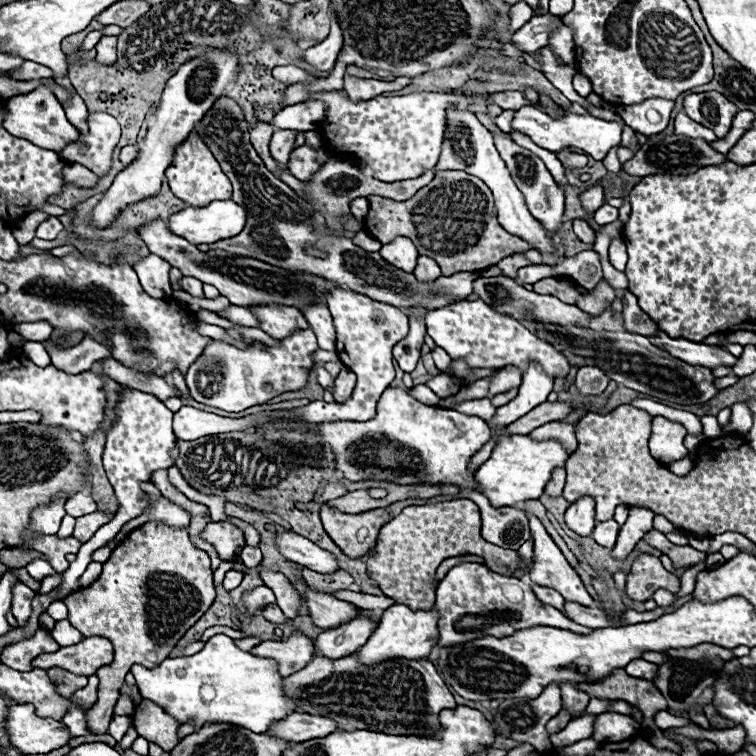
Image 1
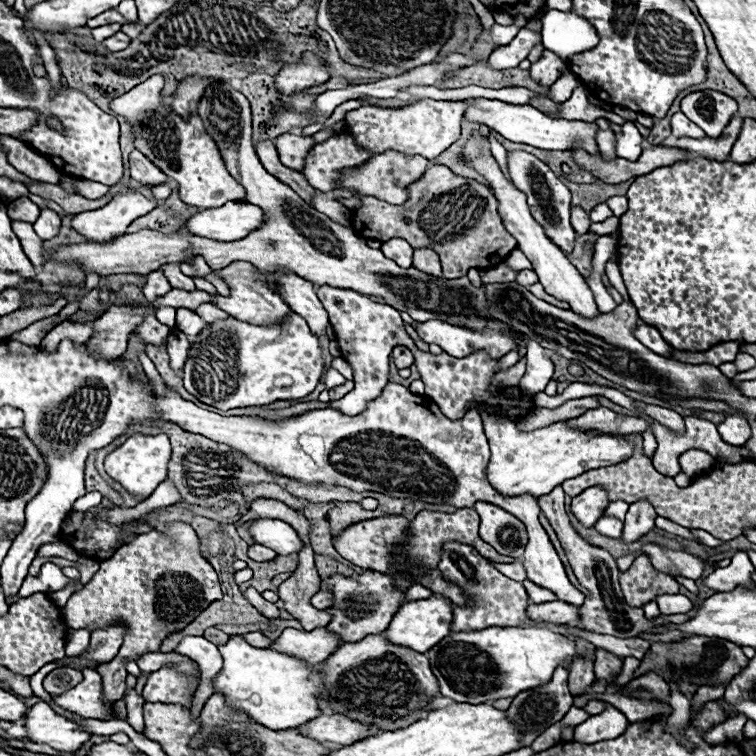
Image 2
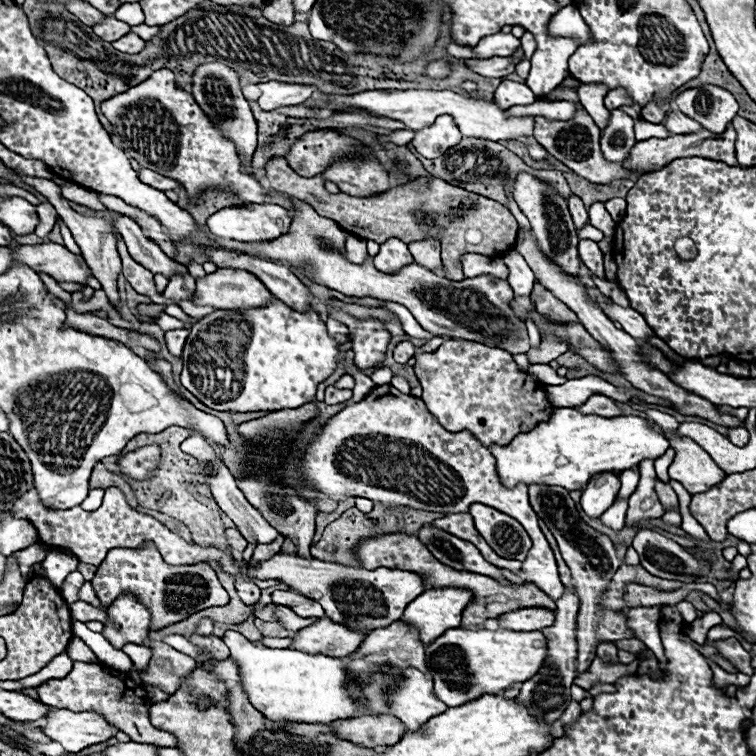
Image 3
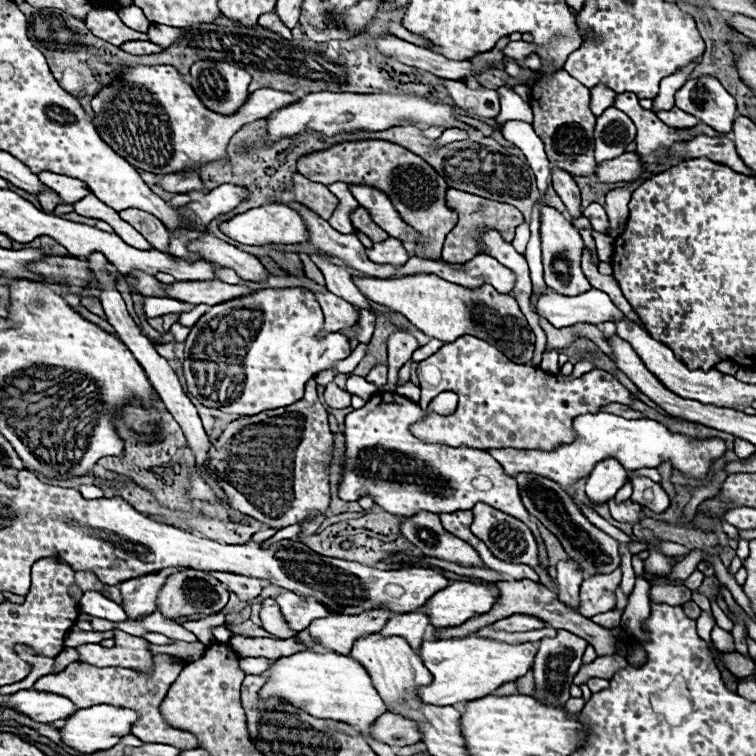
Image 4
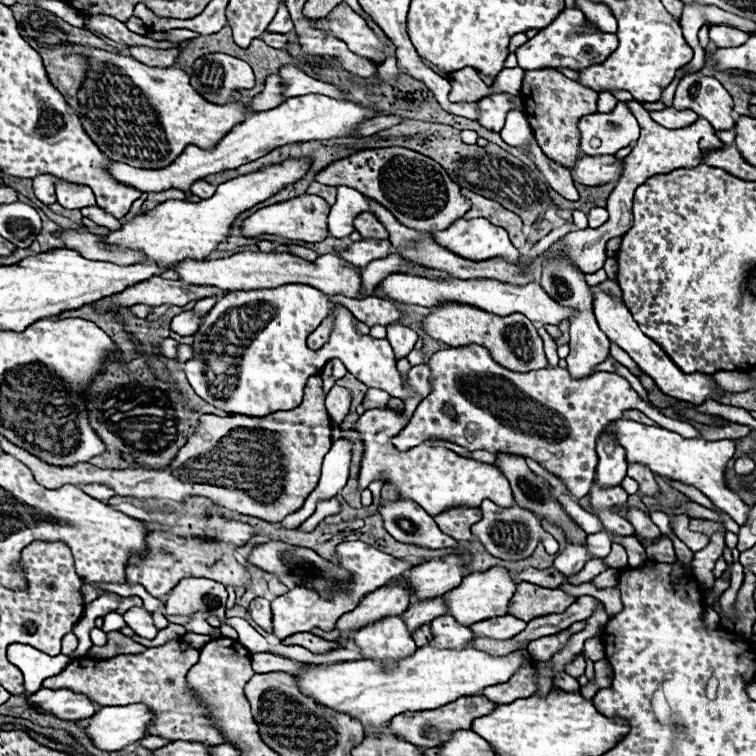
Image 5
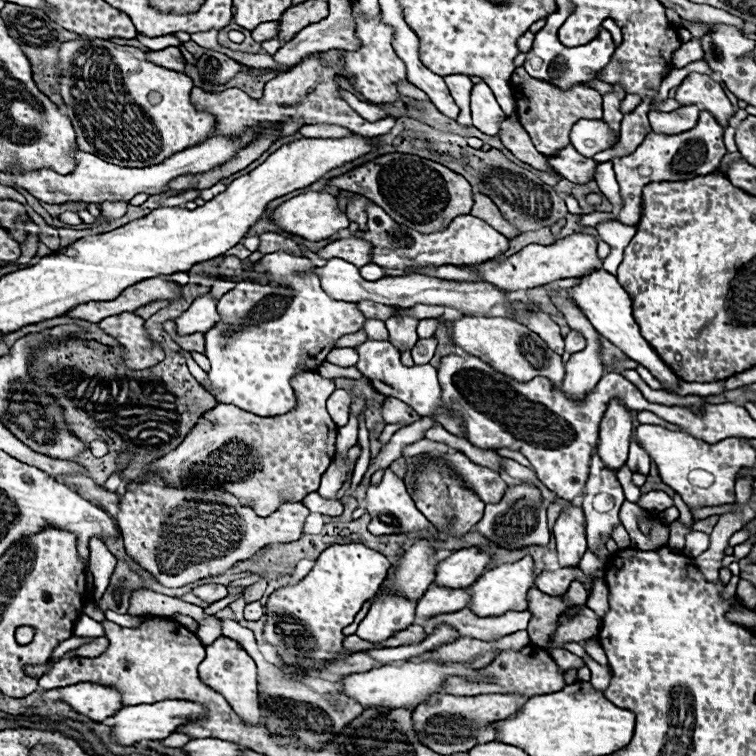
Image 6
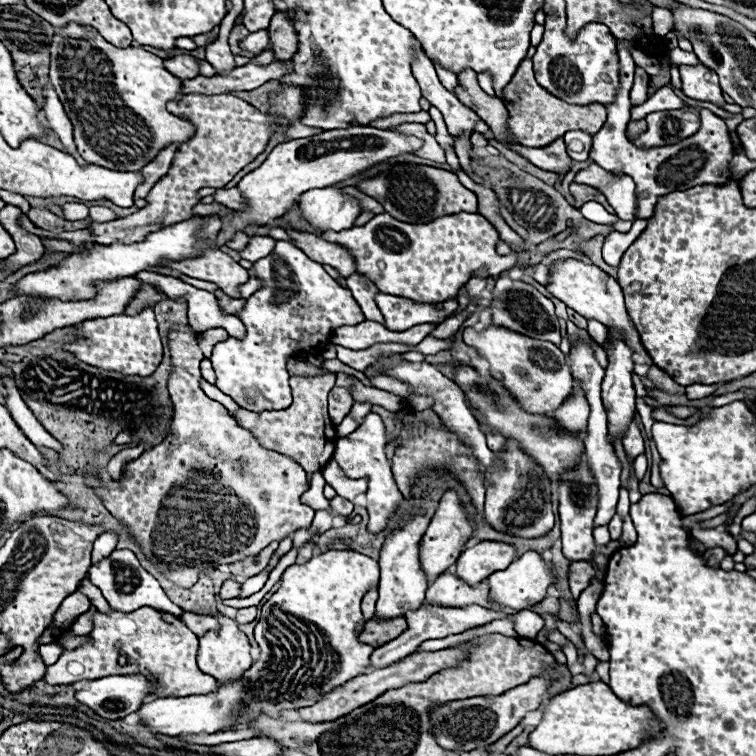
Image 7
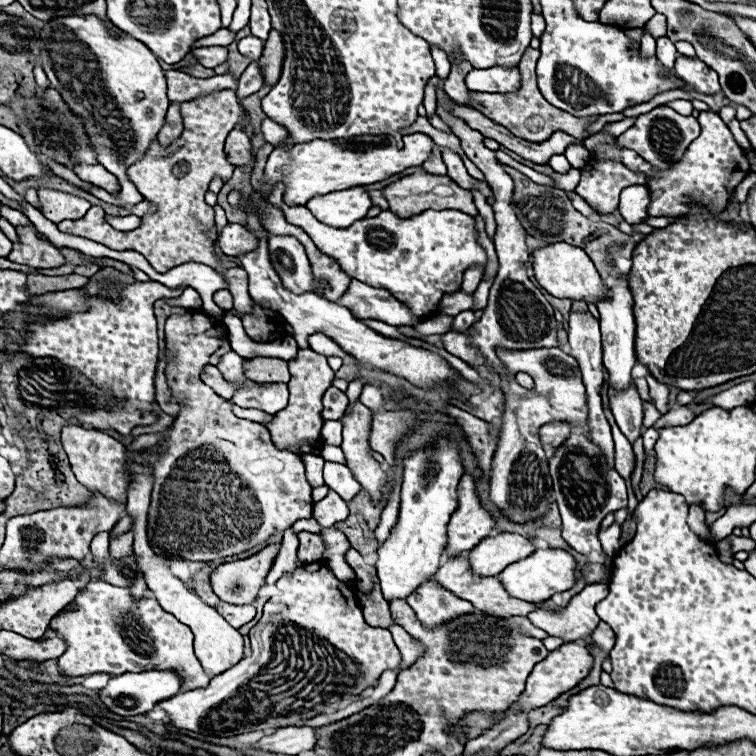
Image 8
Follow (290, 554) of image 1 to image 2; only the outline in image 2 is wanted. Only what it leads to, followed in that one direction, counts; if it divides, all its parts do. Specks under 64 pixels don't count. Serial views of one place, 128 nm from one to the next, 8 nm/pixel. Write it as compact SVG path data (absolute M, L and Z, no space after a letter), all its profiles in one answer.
M258 518L256 522L252 522L250 532L258 544L272 548L278 556L298 554L304 548L304 542L296 534L296 530L282 520Z

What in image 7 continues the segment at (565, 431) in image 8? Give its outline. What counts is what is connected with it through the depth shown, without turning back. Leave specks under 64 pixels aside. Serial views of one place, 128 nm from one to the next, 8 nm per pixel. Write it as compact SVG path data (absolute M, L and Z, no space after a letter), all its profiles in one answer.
M574 380L572 394L568 396L568 400L564 400L564 404L552 416L556 416L556 420L560 420L564 428L572 428L572 432L584 432L588 414L590 414L590 404L584 396L580 380Z

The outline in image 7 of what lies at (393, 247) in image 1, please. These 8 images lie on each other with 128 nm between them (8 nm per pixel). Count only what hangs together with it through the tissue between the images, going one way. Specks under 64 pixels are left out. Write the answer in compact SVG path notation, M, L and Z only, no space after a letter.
M284 226L284 228L296 240L296 246L300 250L304 250L306 256L310 256L312 260L316 260L320 264L330 264L344 278L356 272L356 260L348 248L334 244L334 242L326 242L314 234L308 234L308 232L294 232L288 226Z

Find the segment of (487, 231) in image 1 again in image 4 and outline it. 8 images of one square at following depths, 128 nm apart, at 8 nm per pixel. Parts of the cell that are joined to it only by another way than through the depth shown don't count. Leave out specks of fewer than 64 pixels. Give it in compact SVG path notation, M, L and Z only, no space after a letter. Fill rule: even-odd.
M298 172L292 176L290 194L296 202L308 206L324 220L330 220L330 216L338 206L338 198L328 190L328 186L324 186L320 182L312 182ZM454 188L446 190L446 206L458 214L458 224L448 234L444 242L444 250L442 250L442 260L446 262L464 262L476 256L480 252L480 244L478 244L480 230L498 230L506 242L512 242L516 226L524 222L524 216L510 204L486 200L486 198L480 198L480 196L462 192L462 190L454 190ZM358 206L358 208L350 214L350 222L352 222L352 226L354 226L356 232L366 234L372 242L380 242L380 240L386 240L386 238L388 238L388 234L372 220L372 216L368 214L368 210L362 208L362 206Z

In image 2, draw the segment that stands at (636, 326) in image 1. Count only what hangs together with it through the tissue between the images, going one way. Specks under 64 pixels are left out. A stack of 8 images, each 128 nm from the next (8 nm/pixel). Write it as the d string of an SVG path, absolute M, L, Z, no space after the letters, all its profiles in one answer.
M608 262L608 264L606 264L606 274L608 274L608 278L610 278L610 284L626 298L626 302L630 302L630 298L628 298L628 294L626 294L626 288L624 288L624 280L622 280L620 270L618 270L618 264Z

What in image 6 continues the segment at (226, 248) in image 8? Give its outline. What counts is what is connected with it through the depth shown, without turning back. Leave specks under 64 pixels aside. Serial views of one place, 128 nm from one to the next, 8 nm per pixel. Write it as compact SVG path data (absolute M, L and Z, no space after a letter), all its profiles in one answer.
M266 232L266 234L260 236L260 248L258 248L258 252L268 254L268 252L278 252L278 250L284 250L284 252L290 252L290 254L296 254L296 256L298 254L304 256L304 252L300 250L300 246L294 240L290 240L290 238L284 238L284 236L274 234L274 232Z

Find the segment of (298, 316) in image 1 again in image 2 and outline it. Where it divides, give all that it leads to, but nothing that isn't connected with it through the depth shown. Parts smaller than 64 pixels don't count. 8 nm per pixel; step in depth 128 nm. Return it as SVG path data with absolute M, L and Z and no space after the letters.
M230 264L228 268L220 270L220 276L224 276L228 280L228 286L232 288L232 296L216 296L216 306L224 308L230 316L250 322L250 324L280 324L284 320L284 316L290 316L292 310L290 306L276 294L272 292L266 284L264 284L264 276L260 276L260 272L250 266L250 264Z

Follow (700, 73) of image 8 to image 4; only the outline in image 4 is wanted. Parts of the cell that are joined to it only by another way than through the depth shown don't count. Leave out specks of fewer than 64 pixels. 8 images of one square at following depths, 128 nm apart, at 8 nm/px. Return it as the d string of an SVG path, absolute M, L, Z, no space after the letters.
M710 76L688 80L676 92L676 106L720 134L728 134L732 130L732 120L736 118L736 100Z

